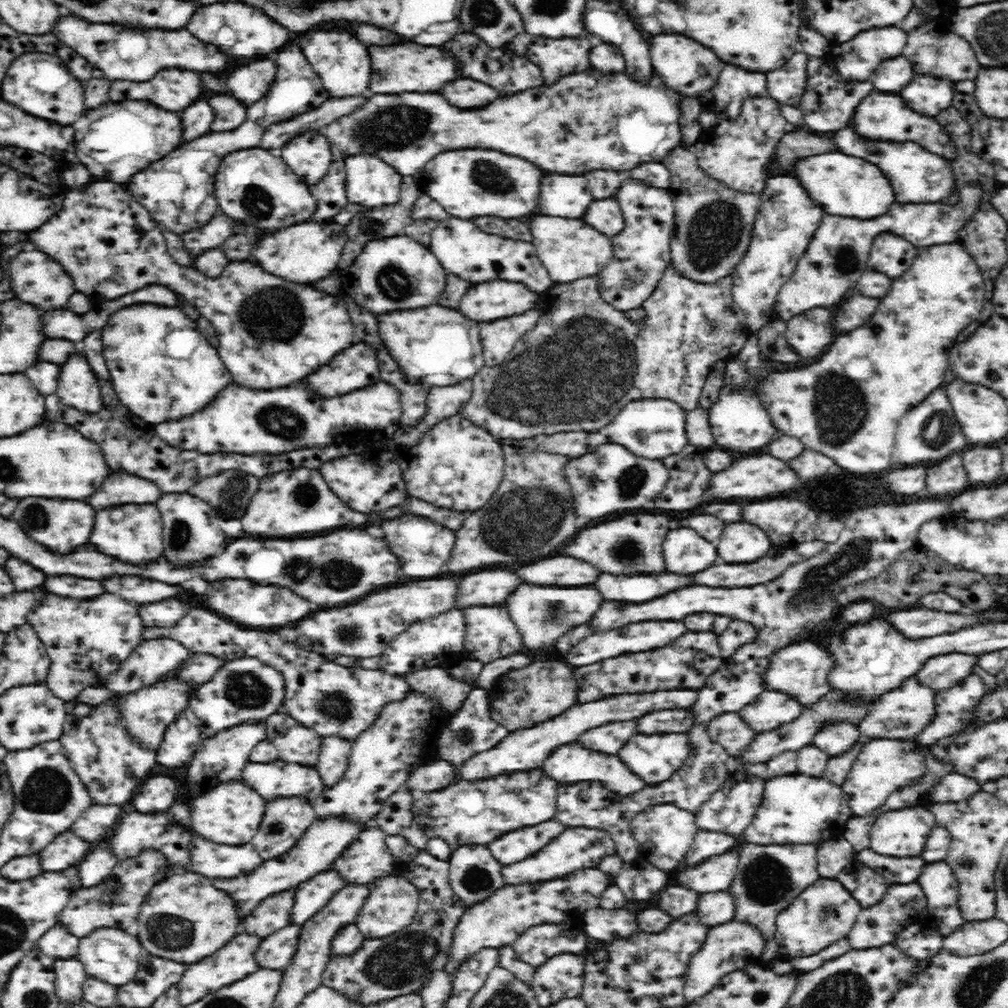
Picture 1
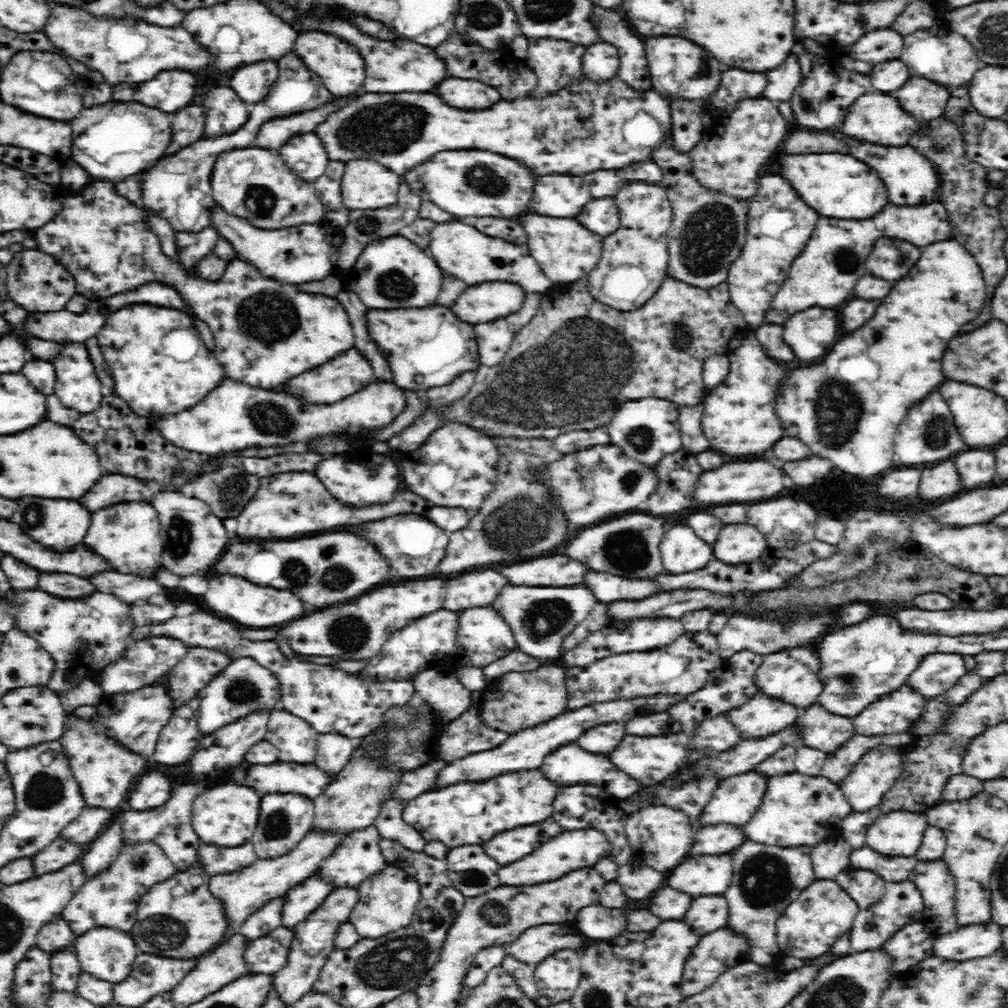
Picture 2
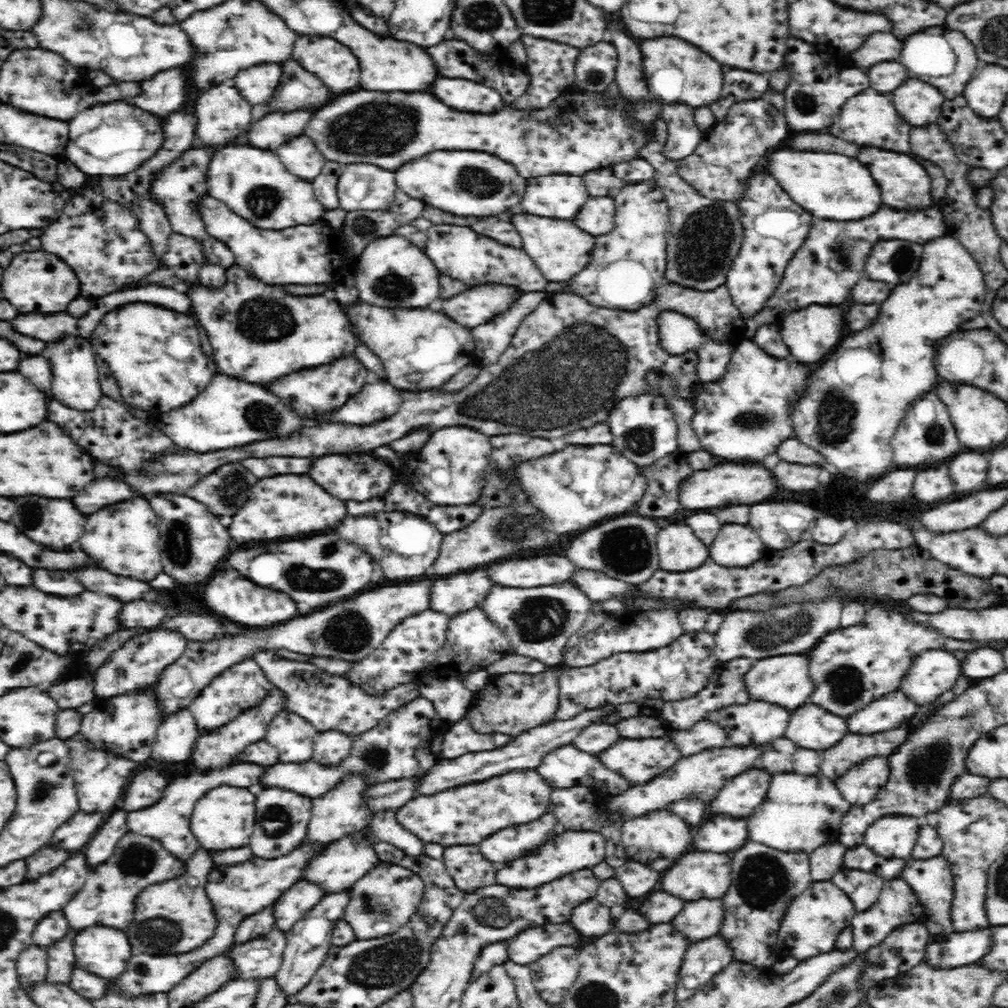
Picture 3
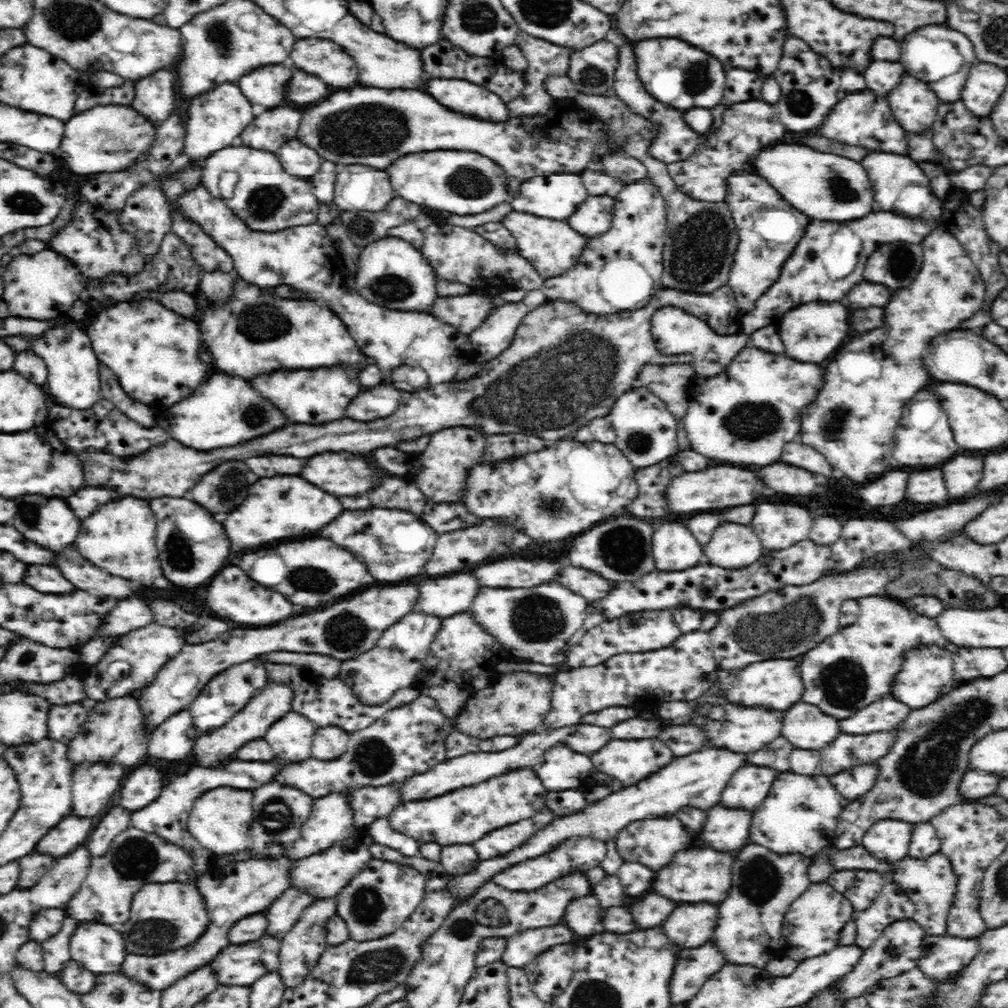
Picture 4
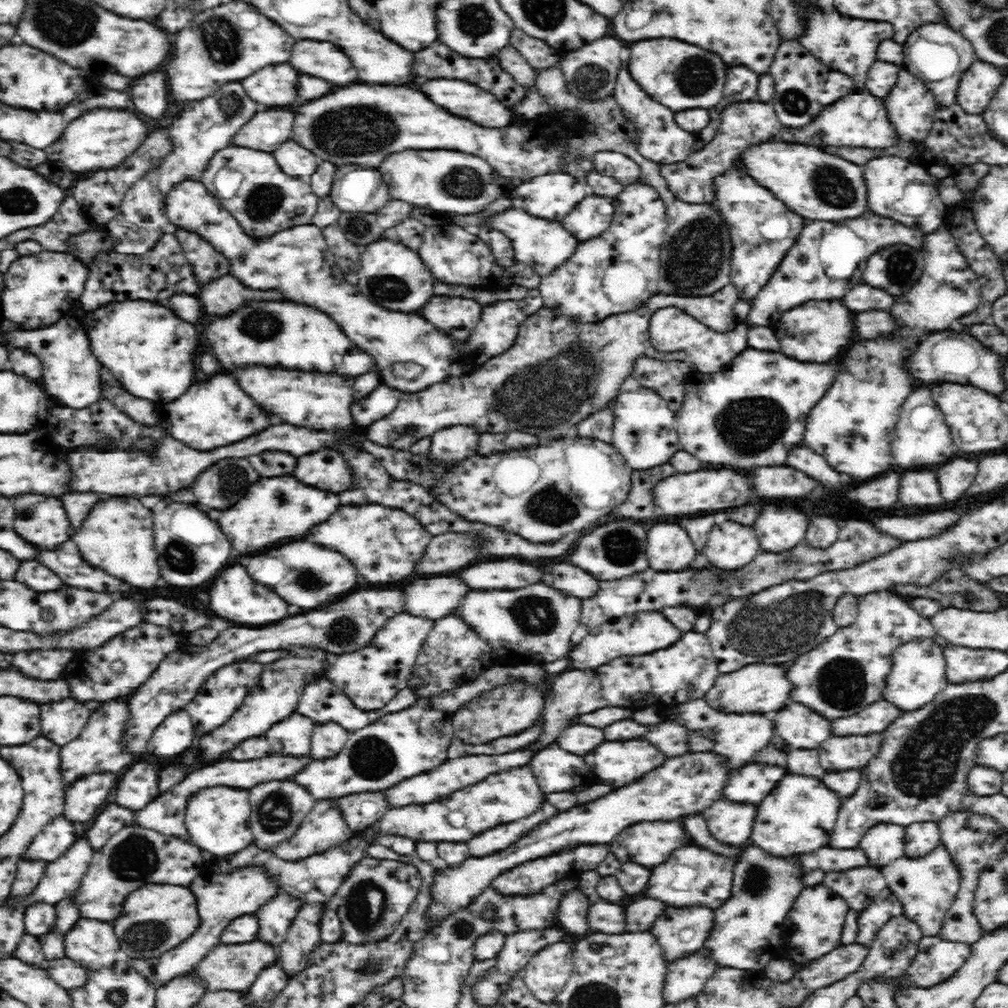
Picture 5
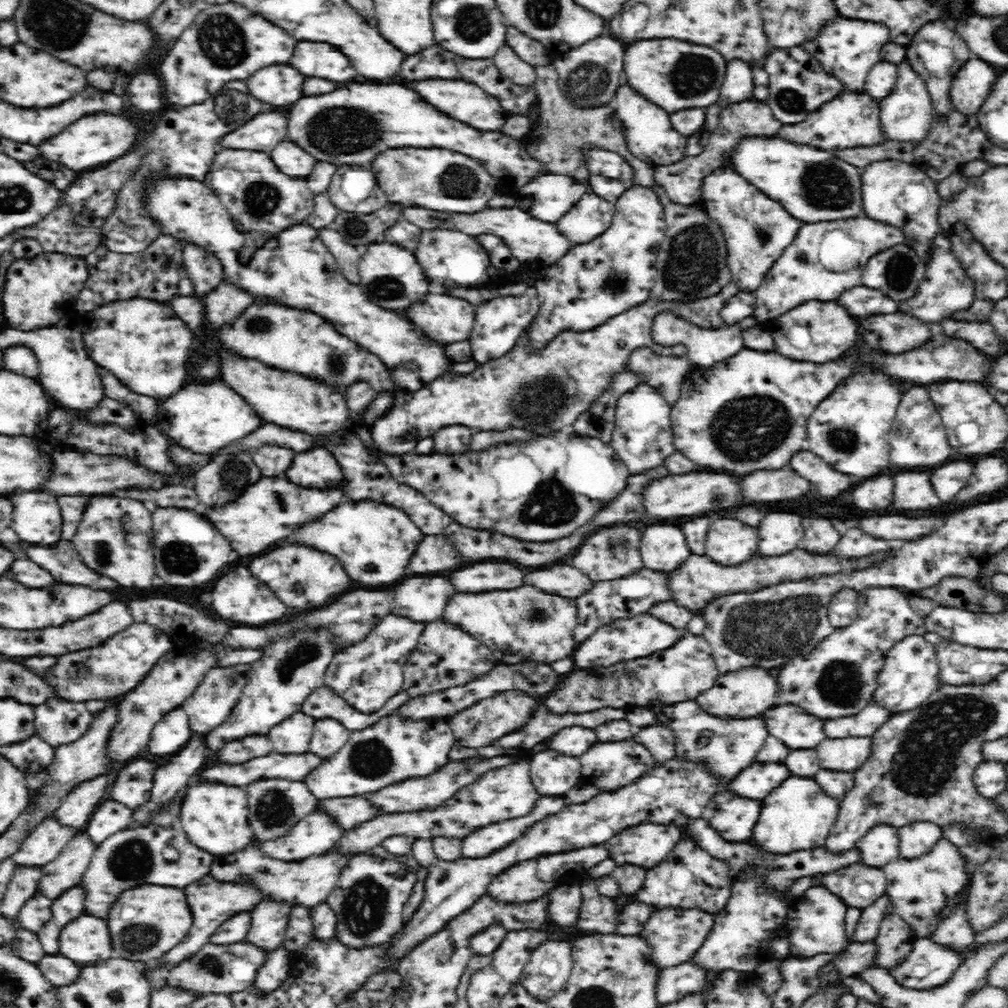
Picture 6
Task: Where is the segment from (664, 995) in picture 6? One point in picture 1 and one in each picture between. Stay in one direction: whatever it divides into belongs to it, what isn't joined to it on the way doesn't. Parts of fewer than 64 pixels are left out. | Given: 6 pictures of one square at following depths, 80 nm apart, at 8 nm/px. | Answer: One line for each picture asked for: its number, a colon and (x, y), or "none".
1: (731, 946)
2: (720, 950)
3: (705, 958)
4: (696, 965)
5: (686, 977)

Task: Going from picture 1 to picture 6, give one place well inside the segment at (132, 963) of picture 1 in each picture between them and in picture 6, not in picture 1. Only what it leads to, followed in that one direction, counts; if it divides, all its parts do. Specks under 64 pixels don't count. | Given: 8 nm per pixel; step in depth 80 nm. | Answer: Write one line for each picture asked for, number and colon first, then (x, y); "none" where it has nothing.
2: (107, 953)
3: (103, 951)
4: (101, 949)
5: (95, 945)
6: (89, 941)

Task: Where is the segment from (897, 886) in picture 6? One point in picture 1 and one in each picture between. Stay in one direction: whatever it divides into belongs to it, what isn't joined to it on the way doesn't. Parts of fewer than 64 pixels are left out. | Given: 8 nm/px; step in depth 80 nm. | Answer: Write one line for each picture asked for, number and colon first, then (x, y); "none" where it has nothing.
1: (939, 883)
2: (937, 884)
3: (932, 880)
4: (930, 881)
5: (927, 885)

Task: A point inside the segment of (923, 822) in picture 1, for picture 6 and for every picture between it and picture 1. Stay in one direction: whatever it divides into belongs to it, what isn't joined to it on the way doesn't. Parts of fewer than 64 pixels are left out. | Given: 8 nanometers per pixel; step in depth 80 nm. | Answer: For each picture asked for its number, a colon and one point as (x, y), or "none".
2: (900, 833)
3: (896, 836)
4: (890, 840)
5: (884, 843)
6: (882, 844)

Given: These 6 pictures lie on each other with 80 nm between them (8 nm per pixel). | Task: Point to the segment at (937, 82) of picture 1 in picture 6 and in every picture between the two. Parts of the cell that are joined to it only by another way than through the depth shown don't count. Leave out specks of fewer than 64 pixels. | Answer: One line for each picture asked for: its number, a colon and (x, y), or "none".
2: (926, 100)
3: (921, 103)
4: (914, 103)
5: (911, 106)
6: (908, 112)

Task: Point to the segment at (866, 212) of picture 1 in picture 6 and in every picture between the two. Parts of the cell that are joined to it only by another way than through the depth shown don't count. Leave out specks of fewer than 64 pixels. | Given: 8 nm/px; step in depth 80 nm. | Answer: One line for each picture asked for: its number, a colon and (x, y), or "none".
2: (840, 186)
3: (832, 186)
4: (825, 186)
5: (818, 186)
6: (813, 185)

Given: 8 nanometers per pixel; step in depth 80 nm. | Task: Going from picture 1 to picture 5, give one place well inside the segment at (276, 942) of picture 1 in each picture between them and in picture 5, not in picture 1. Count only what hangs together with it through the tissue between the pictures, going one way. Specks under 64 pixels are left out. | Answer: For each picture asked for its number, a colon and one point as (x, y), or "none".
2: (268, 954)
3: (262, 957)
4: (243, 964)
5: (235, 967)

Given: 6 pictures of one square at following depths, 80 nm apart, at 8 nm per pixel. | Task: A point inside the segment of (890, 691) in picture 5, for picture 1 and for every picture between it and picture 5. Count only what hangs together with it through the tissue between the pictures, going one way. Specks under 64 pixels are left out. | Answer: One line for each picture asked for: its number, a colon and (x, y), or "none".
1: (941, 672)
2: (938, 672)
3: (933, 673)
4: (928, 672)

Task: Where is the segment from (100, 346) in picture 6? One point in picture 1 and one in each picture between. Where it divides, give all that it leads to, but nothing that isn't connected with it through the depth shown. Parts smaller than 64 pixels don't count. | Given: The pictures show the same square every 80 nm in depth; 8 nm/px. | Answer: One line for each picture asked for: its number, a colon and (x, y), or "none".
1: (157, 388)
2: (153, 385)
3: (133, 339)
4: (154, 352)
5: (150, 350)

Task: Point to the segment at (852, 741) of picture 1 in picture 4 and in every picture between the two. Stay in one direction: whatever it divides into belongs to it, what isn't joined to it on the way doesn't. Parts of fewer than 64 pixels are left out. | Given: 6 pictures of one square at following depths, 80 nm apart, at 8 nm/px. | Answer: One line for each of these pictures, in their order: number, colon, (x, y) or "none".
2: (825, 731)
3: (811, 726)
4: (807, 727)

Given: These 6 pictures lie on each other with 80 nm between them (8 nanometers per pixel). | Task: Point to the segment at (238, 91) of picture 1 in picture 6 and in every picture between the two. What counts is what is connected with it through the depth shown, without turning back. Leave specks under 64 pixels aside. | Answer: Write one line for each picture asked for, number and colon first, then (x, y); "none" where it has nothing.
2: (251, 83)
3: (257, 83)
4: (265, 85)
5: (274, 86)
6: (278, 85)

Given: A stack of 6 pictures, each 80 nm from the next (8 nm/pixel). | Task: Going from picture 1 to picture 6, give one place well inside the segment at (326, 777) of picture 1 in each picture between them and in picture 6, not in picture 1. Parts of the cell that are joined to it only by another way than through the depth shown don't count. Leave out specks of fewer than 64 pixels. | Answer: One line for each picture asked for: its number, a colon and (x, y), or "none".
2: (334, 750)
3: (331, 748)
4: (330, 743)
5: (328, 740)
6: (328, 736)

